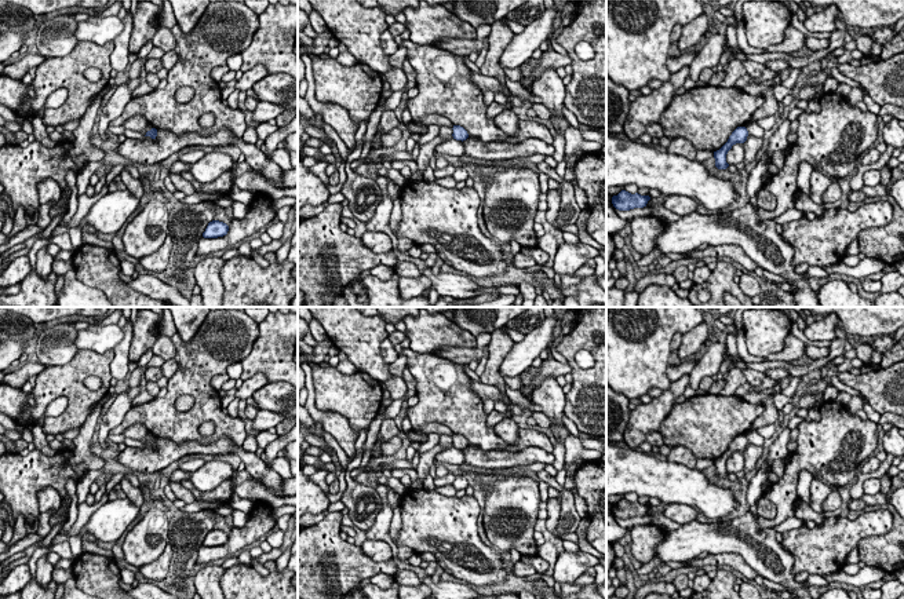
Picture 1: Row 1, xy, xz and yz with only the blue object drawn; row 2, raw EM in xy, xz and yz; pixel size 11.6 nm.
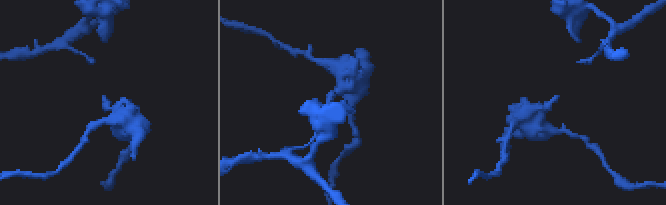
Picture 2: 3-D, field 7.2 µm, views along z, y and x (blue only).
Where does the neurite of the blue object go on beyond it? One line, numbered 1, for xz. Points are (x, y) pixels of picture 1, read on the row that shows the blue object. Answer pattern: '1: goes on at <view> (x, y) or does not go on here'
1: does not go on here

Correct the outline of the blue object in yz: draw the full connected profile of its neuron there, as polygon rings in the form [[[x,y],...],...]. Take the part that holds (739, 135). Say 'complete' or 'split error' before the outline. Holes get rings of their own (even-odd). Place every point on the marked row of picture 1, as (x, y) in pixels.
complete; [[[737,127],[732,135],[729,136],[728,142],[717,151],[714,151],[715,167],[718,169],[726,169],[729,164],[726,162],[726,154],[736,143],[744,143],[747,140],[748,131],[746,127]]]

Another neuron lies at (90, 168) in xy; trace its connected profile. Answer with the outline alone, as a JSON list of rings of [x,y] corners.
[[[102,161],[87,162],[81,171],[77,174],[76,186],[77,186],[77,197],[80,201],[80,196],[85,194],[87,187],[90,186],[90,178],[96,174],[96,171],[102,167]]]

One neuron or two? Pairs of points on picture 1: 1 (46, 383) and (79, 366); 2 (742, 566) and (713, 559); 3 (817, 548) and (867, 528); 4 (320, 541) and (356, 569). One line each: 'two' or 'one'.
1: one
2: one
3: one
4: one

